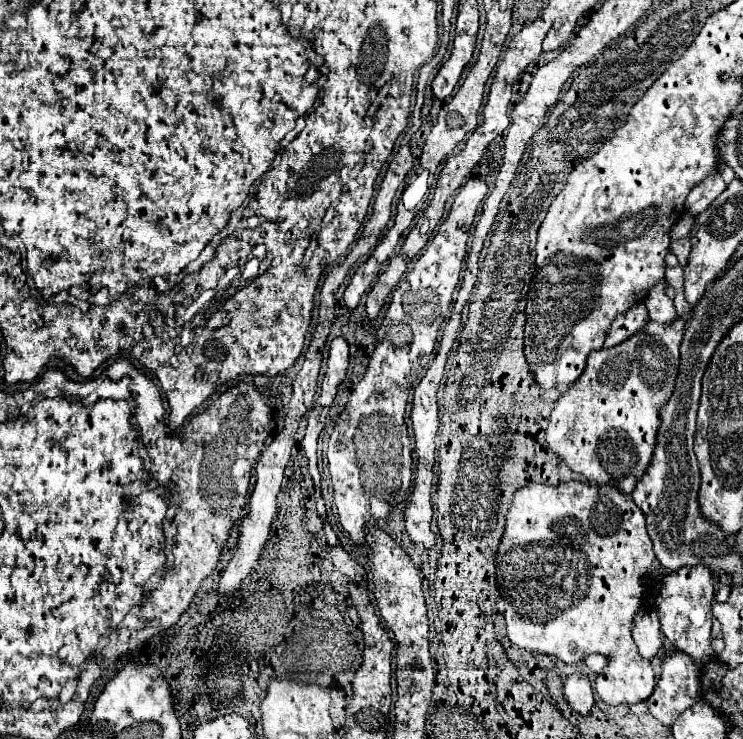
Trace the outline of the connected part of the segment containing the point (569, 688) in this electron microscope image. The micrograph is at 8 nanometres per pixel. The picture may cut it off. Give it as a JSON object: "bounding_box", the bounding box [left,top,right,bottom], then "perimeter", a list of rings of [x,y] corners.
{"bounding_box":[563,673,595,717],"perimeter":[[[573,673],[563,687],[565,693],[565,701],[569,703],[569,707],[579,713],[581,717],[589,717],[595,699],[593,699],[593,691],[591,691],[591,681],[583,675],[583,673]]]}

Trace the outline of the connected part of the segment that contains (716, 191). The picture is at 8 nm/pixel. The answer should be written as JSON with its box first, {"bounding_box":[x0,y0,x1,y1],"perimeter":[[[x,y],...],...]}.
{"bounding_box":[685,171,727,217],"perimeter":[[[721,171],[719,173],[711,173],[709,177],[705,177],[699,185],[695,185],[691,189],[691,193],[687,195],[687,201],[685,201],[685,209],[687,213],[691,213],[693,217],[697,217],[701,211],[705,211],[709,207],[709,203],[719,197],[723,191],[725,191],[727,183],[723,181],[721,177]]]}

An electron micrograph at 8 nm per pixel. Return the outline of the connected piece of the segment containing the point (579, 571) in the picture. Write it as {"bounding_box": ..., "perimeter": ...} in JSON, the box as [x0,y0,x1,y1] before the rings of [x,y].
{"bounding_box":[495,481,661,705],"perimeter":[[[581,481],[559,483],[555,487],[533,483],[533,485],[519,489],[513,495],[513,501],[505,515],[505,533],[501,537],[501,543],[497,549],[497,559],[495,559],[495,577],[497,577],[499,591],[501,591],[499,595],[503,601],[503,615],[505,615],[509,641],[513,645],[523,647],[533,653],[555,655],[559,661],[579,661],[585,655],[601,653],[609,659],[609,665],[595,679],[595,691],[597,691],[599,699],[607,705],[621,705],[621,703],[631,705],[631,703],[647,701],[655,689],[655,675],[653,675],[651,663],[645,657],[641,657],[637,653],[637,645],[633,645],[631,619],[641,609],[641,603],[645,603],[645,569],[651,569],[651,567],[661,569],[661,565],[657,565],[657,557],[653,553],[653,543],[649,541],[649,535],[645,533],[645,517],[643,517],[641,509],[637,509],[637,505],[633,505],[633,499],[629,495],[623,495],[619,489],[613,489],[609,485],[589,485],[589,483],[581,483]]]}

